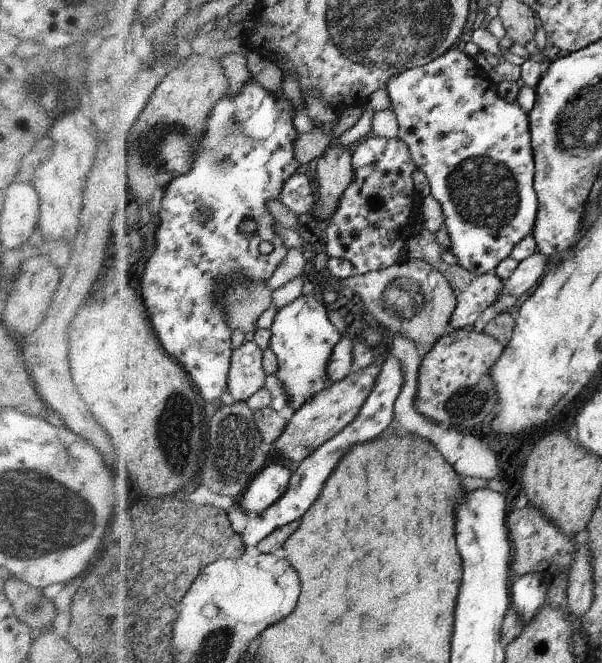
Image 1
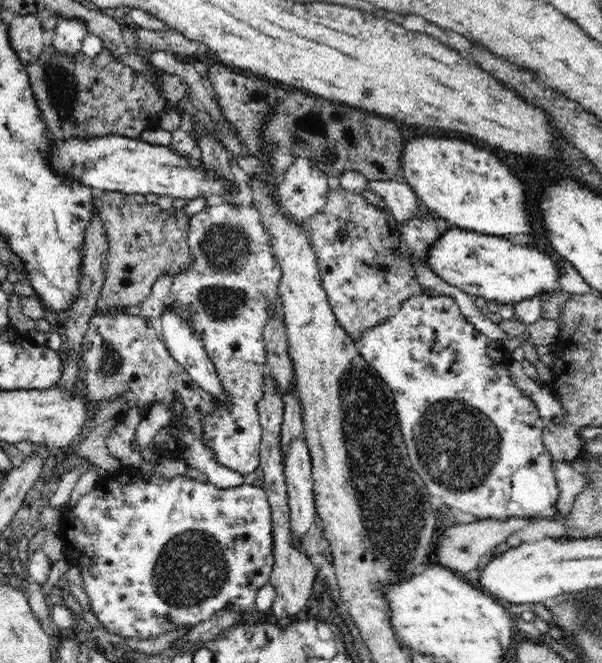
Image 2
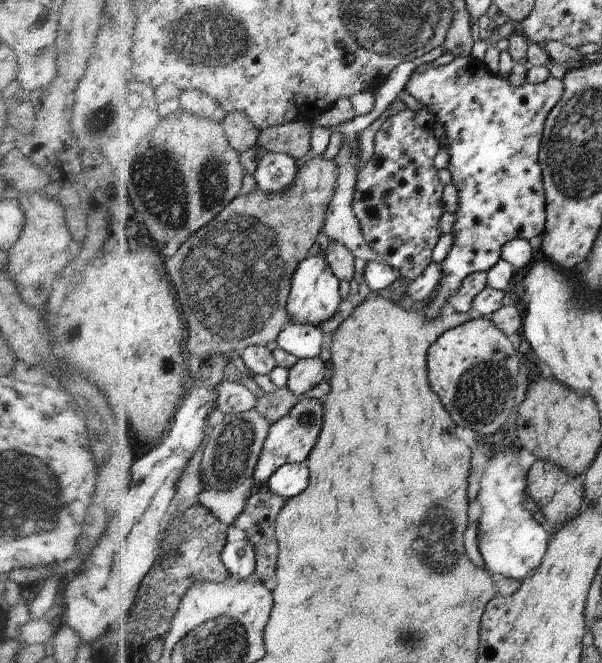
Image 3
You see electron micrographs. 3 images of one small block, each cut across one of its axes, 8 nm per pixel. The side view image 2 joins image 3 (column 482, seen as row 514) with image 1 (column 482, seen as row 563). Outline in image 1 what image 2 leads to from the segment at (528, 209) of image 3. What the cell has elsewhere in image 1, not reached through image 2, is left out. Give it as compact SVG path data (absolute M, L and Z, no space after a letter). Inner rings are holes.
M462 47L452 48L451 51L445 52L438 59L434 59L424 66L400 72L386 84L386 89L391 100L391 109L396 114L398 121L397 136L408 145L414 162L428 177L431 194L440 203L445 216L443 223L450 238L450 250L458 258L458 265L472 273L484 274L494 271L504 259L511 256L512 249L516 244L532 234L535 230L535 220L538 218L538 193L534 187L535 156L531 145L531 125L528 113L524 112L519 104L509 103L500 97L497 84L487 77L485 70L476 66L472 57L466 55Z

